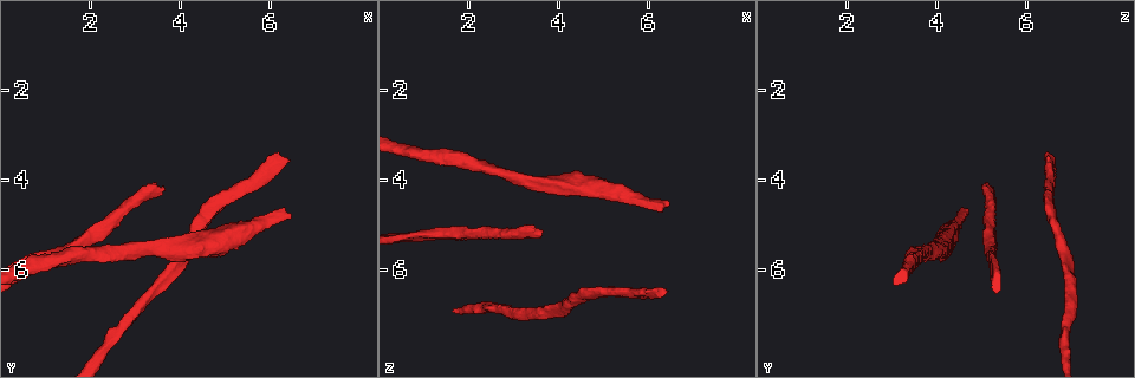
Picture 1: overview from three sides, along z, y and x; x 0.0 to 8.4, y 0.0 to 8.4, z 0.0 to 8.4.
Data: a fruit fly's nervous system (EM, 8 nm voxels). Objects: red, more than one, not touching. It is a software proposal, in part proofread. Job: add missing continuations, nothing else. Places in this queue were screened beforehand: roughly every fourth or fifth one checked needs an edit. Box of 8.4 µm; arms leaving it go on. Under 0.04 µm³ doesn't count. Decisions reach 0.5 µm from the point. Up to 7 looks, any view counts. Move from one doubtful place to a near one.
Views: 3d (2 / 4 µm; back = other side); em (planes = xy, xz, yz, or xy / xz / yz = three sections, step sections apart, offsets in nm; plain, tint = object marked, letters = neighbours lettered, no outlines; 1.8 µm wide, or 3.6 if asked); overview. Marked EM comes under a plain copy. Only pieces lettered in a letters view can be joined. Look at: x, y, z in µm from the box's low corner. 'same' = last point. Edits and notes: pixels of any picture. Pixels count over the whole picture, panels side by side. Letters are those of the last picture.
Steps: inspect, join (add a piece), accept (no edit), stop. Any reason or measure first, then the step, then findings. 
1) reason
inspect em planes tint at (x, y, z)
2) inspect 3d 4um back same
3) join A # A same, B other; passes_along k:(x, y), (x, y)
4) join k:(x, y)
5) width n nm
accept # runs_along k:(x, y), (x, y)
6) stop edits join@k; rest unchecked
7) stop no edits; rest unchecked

branch stops here
inspect em yz step 8 letters at (6.35, 3.55, 6.50)

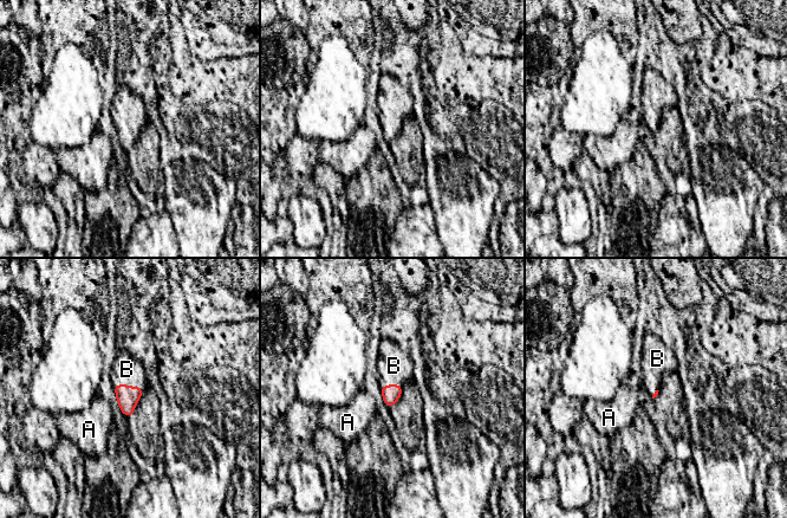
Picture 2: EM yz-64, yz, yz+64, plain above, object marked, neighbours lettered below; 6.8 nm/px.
cut it another way
inspect em xy step 16 letters same

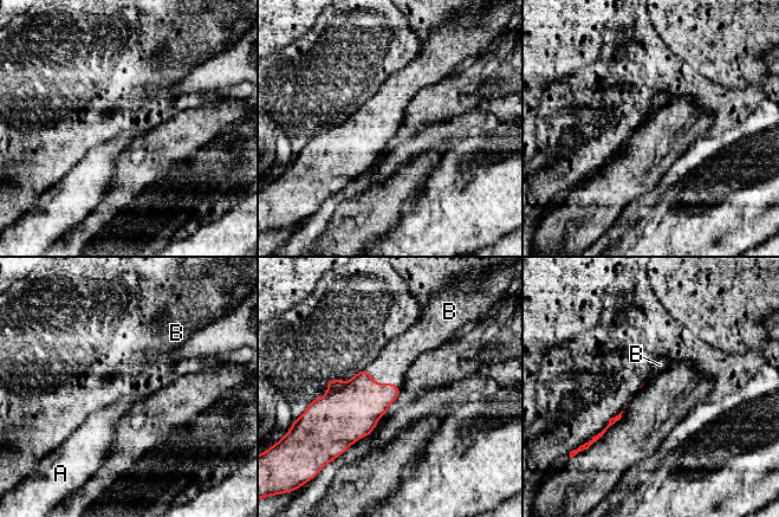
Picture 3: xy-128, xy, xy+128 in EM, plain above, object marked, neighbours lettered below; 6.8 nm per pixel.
join B # A other, B same; the cell continues

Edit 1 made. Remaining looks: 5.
an open end
inspect em xz step 8 tint at (6.40, 4.80, 4.50)

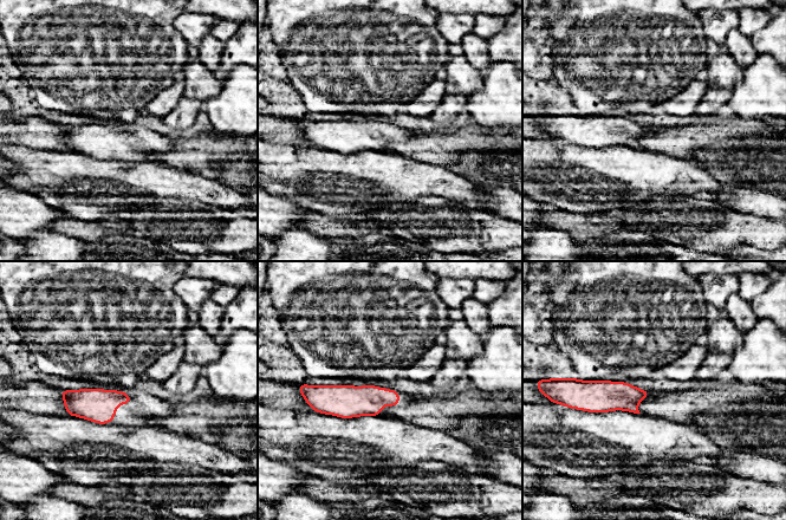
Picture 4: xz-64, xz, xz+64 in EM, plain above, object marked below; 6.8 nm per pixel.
inspect em yz step 8 letters same

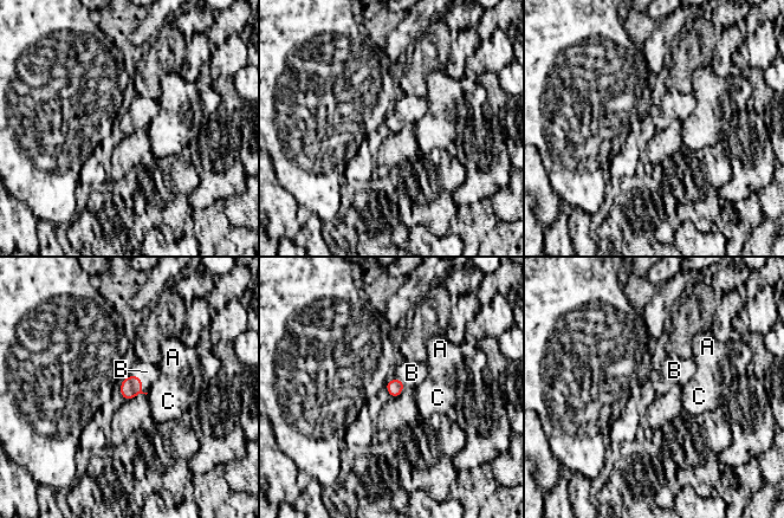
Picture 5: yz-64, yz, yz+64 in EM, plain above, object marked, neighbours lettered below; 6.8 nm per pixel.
longest_contact B 180 nm
join B # A other, B same, C other; passes_along 5:(131, 386), (141, 382), (149, 373); the cell continues

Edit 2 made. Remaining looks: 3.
an open end
inspect em xz step 8 letters at (3.65, 4.15, 5.25)

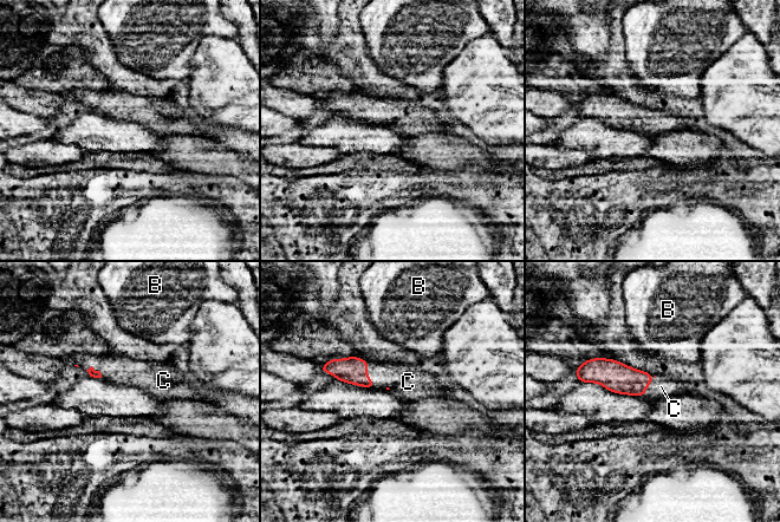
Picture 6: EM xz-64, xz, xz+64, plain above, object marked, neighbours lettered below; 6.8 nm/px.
cut it another way
inspect em planes letters same

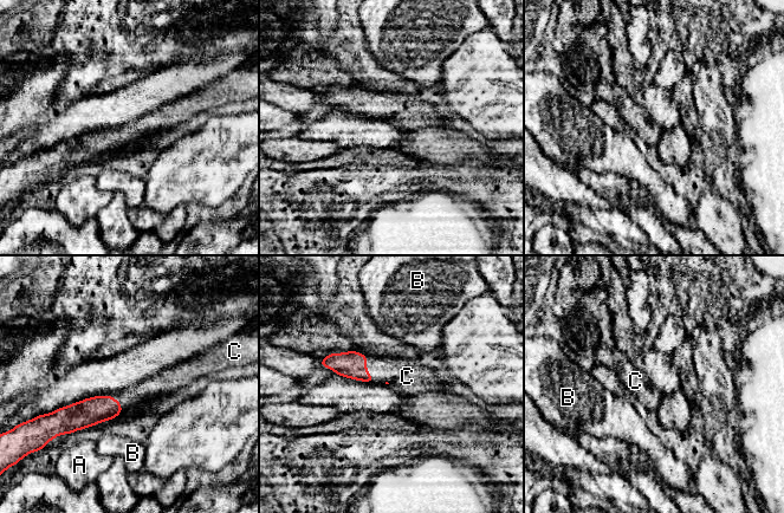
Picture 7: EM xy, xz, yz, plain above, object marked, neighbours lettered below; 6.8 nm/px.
longest_contact C 190 nm
join C # A other, B other, C same; passes_along 7:(351, 364), (365, 370), (401, 374); it goes on there

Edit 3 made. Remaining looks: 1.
stop edits join@3, join@5, join@7; rest unchecked

